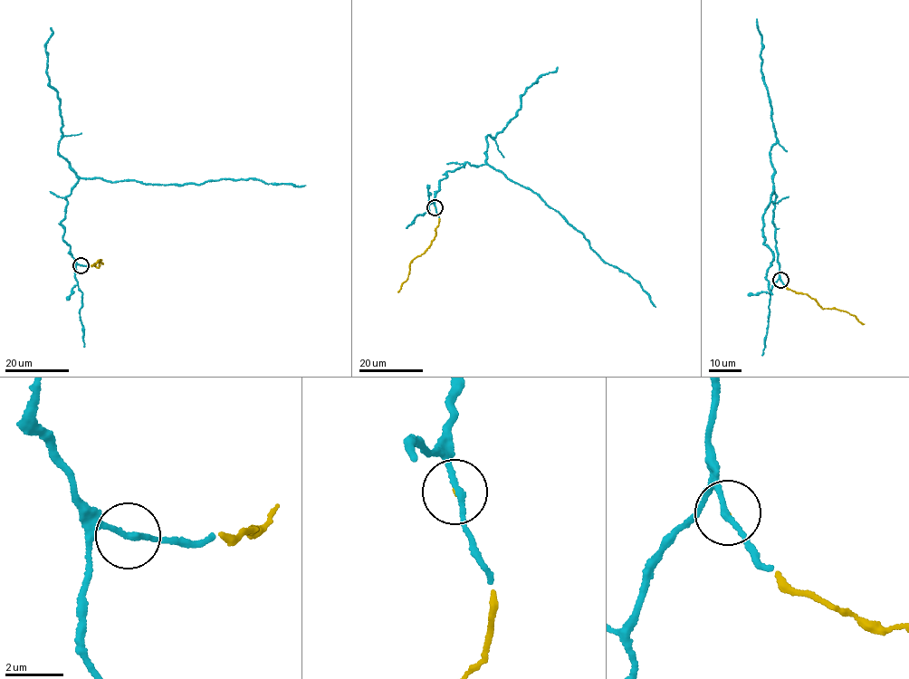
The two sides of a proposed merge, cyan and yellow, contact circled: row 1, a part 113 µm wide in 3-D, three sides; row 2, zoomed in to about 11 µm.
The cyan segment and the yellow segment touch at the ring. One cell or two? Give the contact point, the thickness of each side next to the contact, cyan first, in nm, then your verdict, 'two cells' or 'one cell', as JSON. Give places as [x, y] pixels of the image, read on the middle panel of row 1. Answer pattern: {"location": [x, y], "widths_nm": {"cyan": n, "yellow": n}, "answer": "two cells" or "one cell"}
{"location": [435, 207], "widths_nm": {"cyan": 180, "yellow": 30}, "answer": "one cell"}

